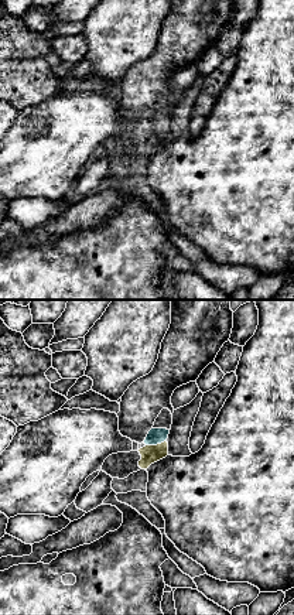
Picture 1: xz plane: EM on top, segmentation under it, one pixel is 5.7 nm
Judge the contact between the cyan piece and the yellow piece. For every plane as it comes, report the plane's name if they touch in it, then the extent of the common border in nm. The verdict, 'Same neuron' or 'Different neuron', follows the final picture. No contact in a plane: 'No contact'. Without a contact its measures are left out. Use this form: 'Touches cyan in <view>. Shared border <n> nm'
Touches cyan in xz. Shared border 120 nm

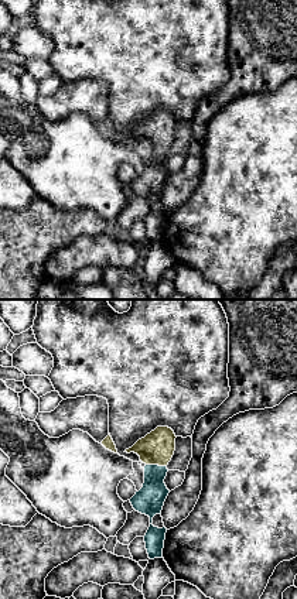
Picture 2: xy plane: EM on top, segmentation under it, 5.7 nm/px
Touches cyan in xy. Shared border 120 nm

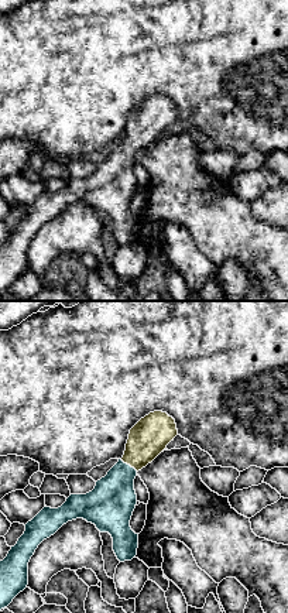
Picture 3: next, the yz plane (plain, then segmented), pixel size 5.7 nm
Touches cyan in yz. Shared border 120 nm

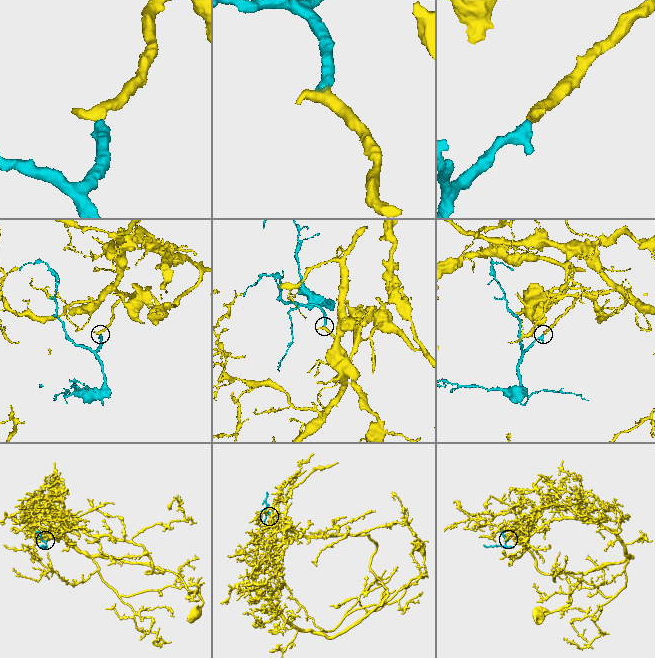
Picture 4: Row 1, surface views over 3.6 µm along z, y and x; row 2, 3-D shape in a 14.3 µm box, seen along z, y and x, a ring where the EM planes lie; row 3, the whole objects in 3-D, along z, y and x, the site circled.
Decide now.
Same neuron

